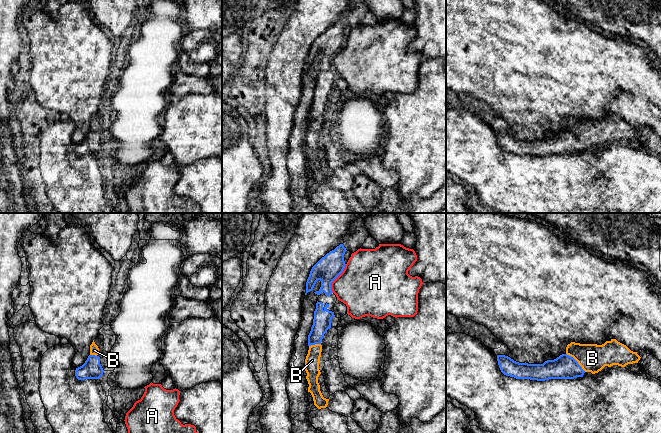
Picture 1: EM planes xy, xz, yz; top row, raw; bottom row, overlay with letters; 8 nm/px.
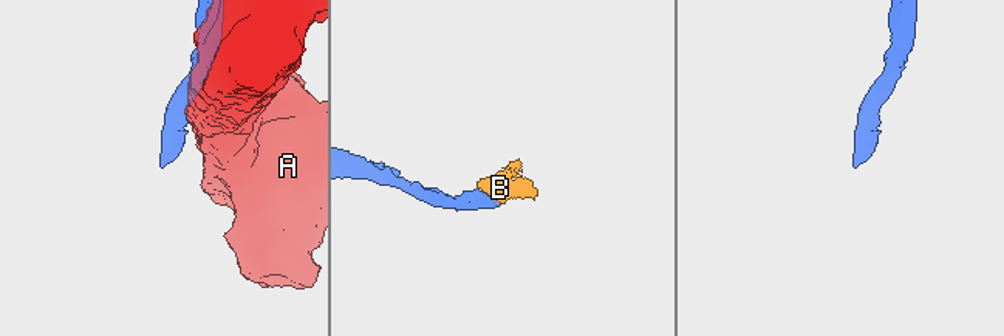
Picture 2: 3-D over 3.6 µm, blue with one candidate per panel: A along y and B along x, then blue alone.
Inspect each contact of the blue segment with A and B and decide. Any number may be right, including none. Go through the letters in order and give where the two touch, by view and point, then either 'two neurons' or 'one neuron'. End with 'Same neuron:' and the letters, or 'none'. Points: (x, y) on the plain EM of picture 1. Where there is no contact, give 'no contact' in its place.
A: meets blue in xz at (336, 53); two neurons
B: meets blue in yz at (576, 137); one neuron
Same neuron: B

